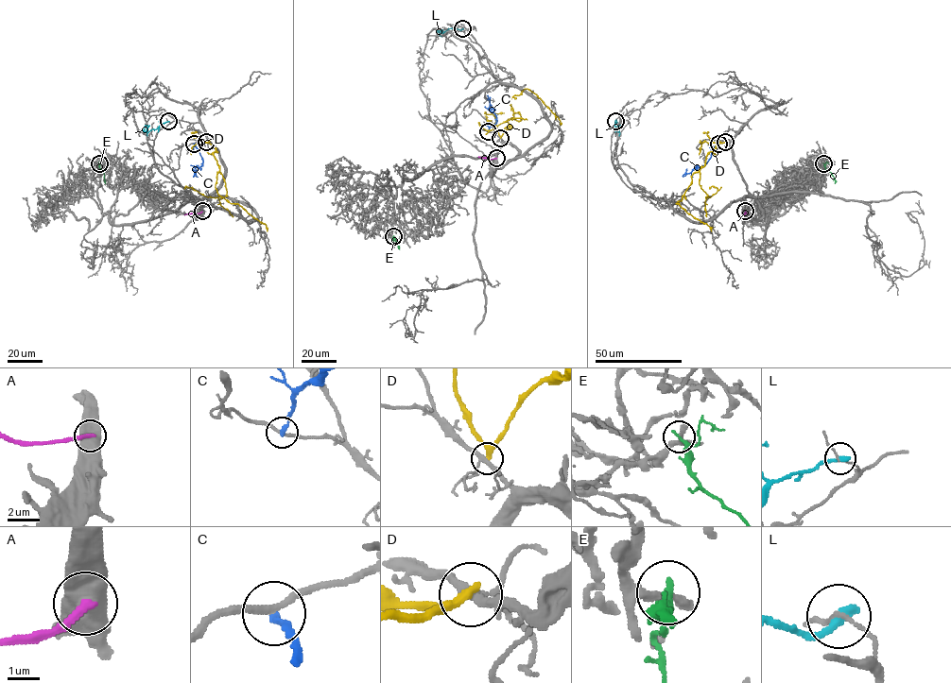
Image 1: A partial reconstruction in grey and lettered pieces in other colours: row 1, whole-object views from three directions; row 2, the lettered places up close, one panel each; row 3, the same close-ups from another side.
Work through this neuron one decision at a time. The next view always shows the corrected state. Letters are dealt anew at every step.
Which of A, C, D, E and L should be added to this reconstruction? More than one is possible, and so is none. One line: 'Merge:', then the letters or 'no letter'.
Merge: no letter

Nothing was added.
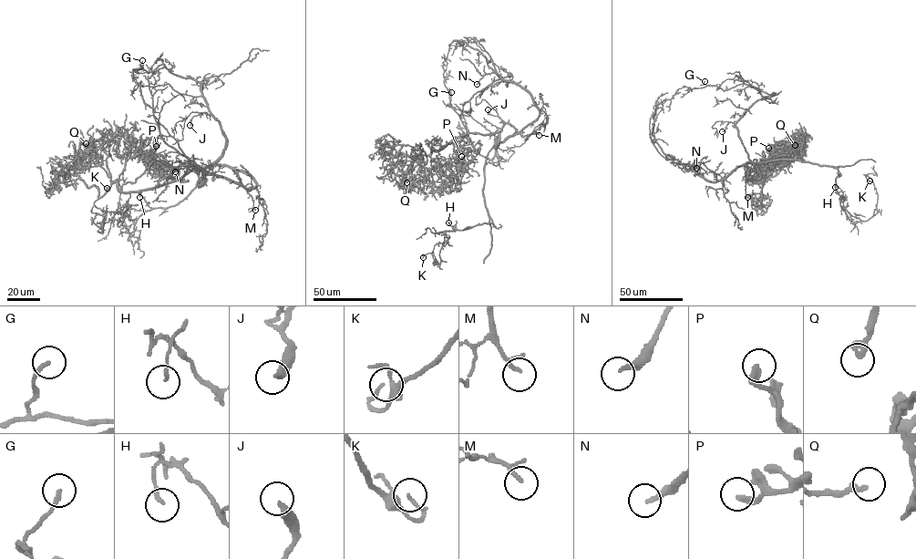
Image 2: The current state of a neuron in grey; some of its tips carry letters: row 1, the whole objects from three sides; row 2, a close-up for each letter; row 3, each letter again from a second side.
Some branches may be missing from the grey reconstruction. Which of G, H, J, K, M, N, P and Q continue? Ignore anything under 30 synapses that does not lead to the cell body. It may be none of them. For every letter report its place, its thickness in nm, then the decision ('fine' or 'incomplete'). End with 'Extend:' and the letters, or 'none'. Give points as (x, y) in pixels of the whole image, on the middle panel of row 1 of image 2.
G: place (451, 92); calibre 170 nm; fine
H: place (448, 222); calibre 140 nm; fine
J: place (488, 109); calibre 360 nm; incomplete
K: place (423, 257); calibre 110 nm; fine
M: place (539, 135); calibre 110 nm; incomplete
N: place (477, 84); calibre 190 nm; incomplete
P: place (461, 156); calibre 280 nm; fine
Q: place (406, 182); calibre 280 nm; fine
Extend: J, M, N

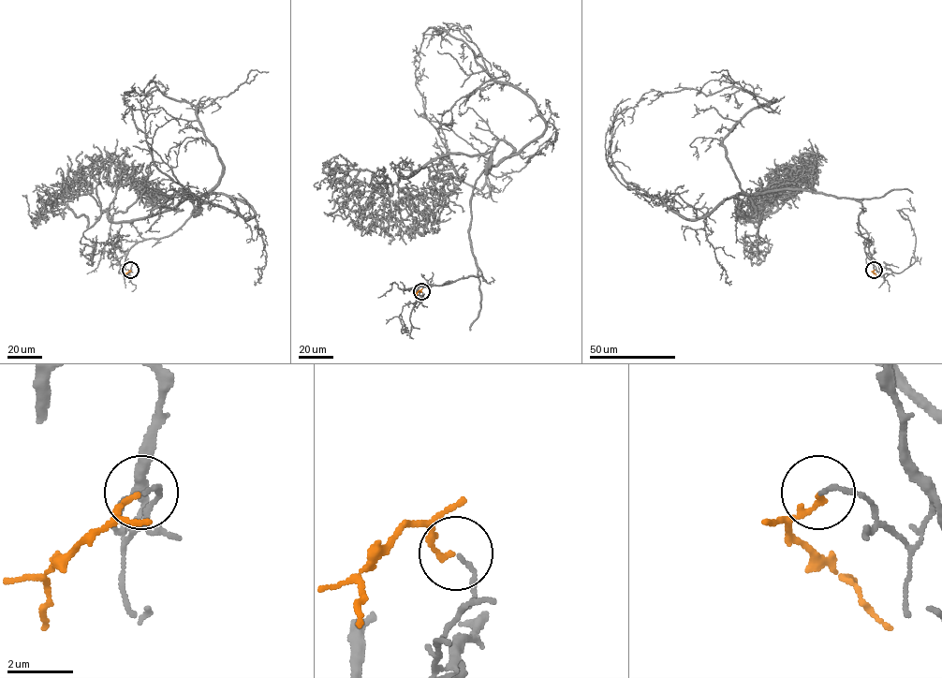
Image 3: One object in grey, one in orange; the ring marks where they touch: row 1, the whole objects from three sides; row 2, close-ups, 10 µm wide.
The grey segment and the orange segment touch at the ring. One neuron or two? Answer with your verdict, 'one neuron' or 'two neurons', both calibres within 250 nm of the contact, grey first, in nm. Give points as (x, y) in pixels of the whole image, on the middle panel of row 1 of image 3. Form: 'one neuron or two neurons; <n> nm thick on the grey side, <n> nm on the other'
two neurons; 120 nm thick on the grey side, 150 nm on the other

